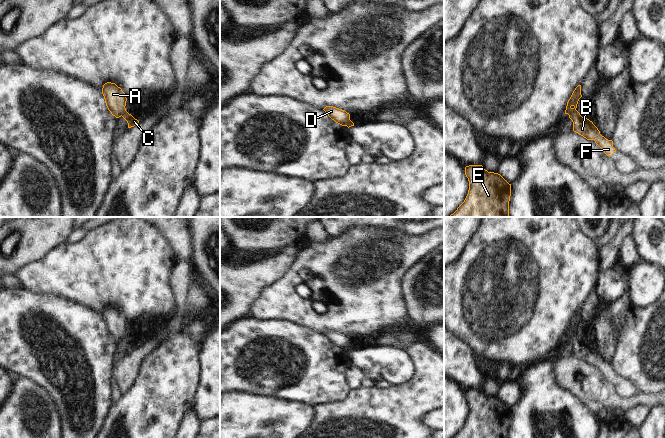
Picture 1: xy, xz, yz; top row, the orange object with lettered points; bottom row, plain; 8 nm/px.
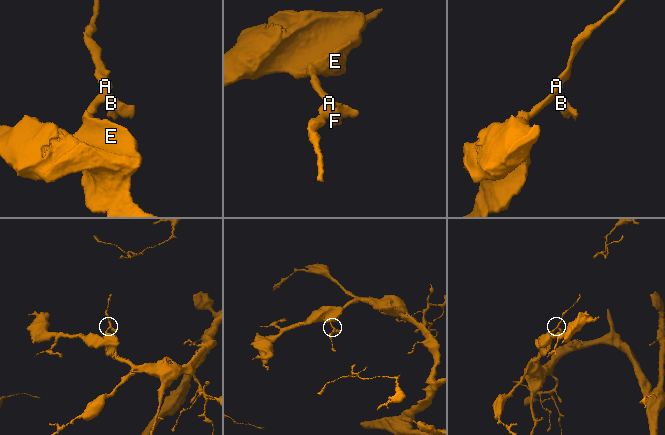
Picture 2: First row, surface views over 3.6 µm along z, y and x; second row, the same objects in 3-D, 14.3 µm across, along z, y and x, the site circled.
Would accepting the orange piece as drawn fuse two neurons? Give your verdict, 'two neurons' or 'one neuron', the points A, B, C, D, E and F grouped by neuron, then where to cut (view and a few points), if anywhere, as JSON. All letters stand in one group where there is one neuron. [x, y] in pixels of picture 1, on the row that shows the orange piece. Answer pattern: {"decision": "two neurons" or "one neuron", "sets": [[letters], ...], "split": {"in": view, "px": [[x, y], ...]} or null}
{"decision": "two neurons", "sets": [["A", "D", "E"], ["B", "C", "F"]], "split": {"in": "yz", "px": [[575, 109], [568, 114]]}}

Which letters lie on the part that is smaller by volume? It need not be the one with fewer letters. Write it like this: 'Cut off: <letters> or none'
Cut off: B, C, F

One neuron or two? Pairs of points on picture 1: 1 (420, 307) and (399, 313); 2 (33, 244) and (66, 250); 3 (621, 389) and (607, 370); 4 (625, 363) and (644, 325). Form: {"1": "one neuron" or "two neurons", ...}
{"1": "two neurons", "2": "two neurons", "3": "one neuron", "4": "one neuron"}

